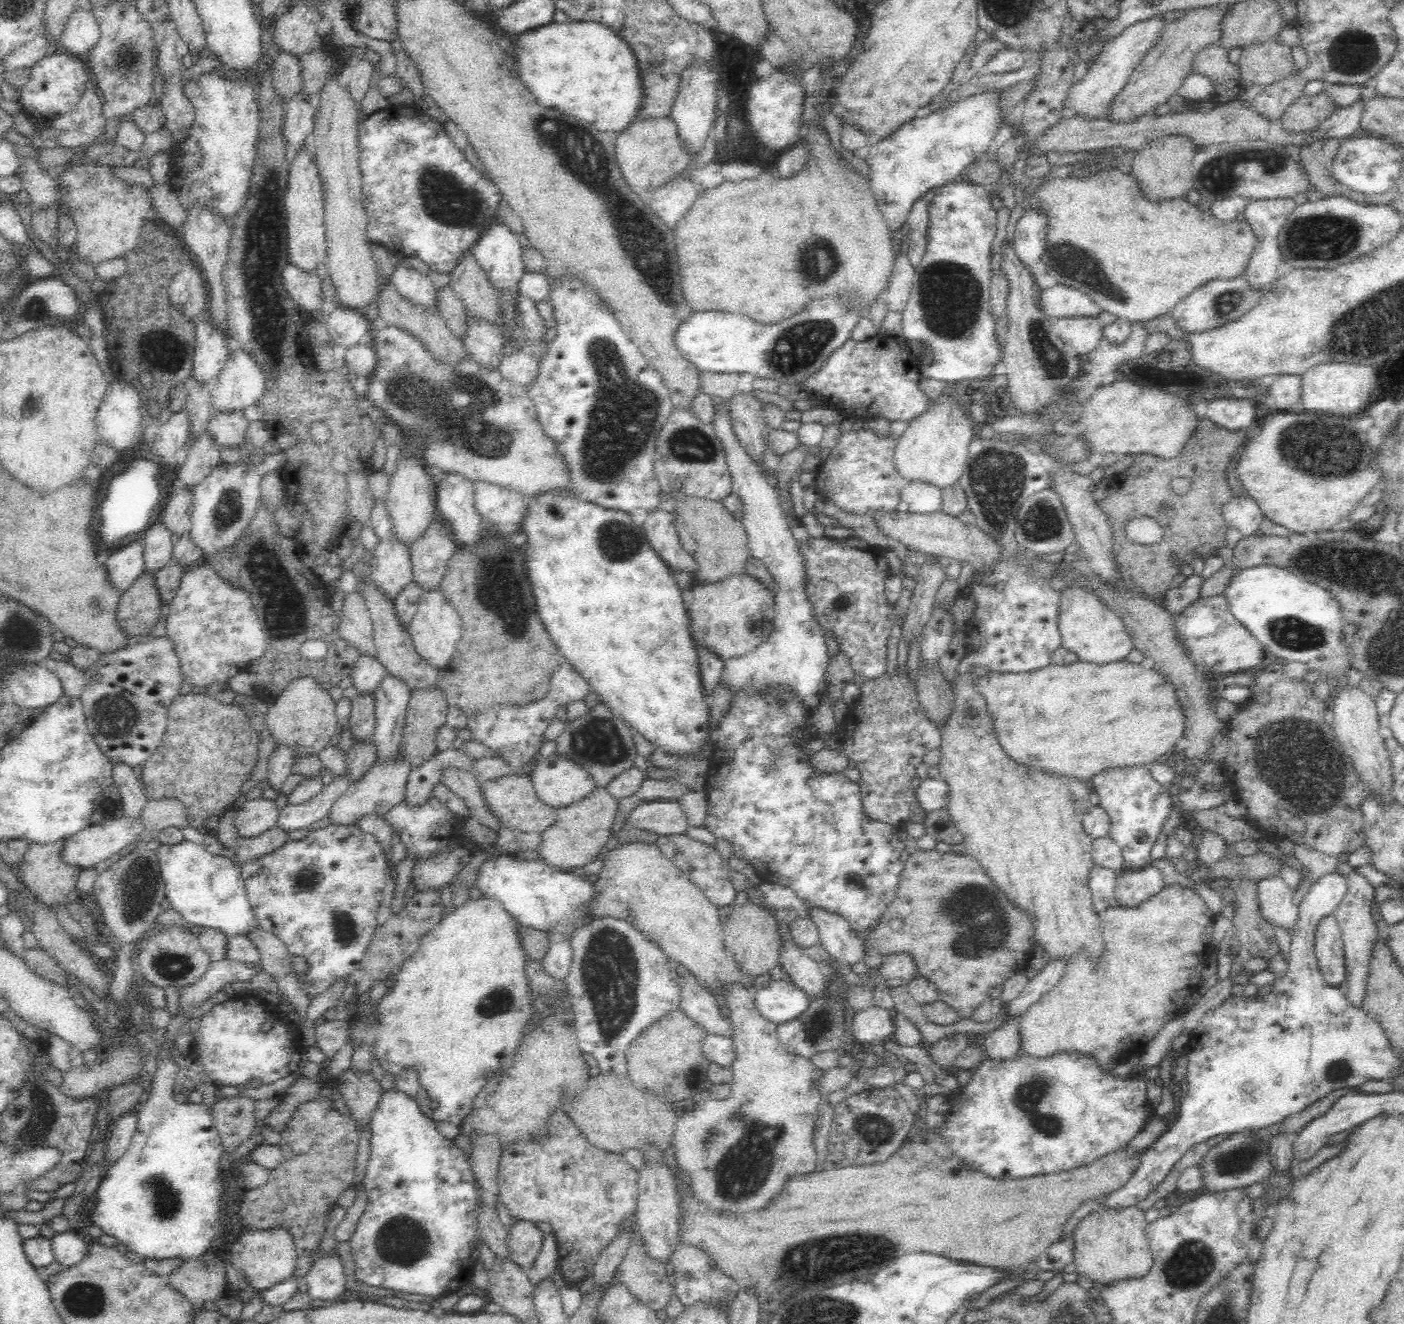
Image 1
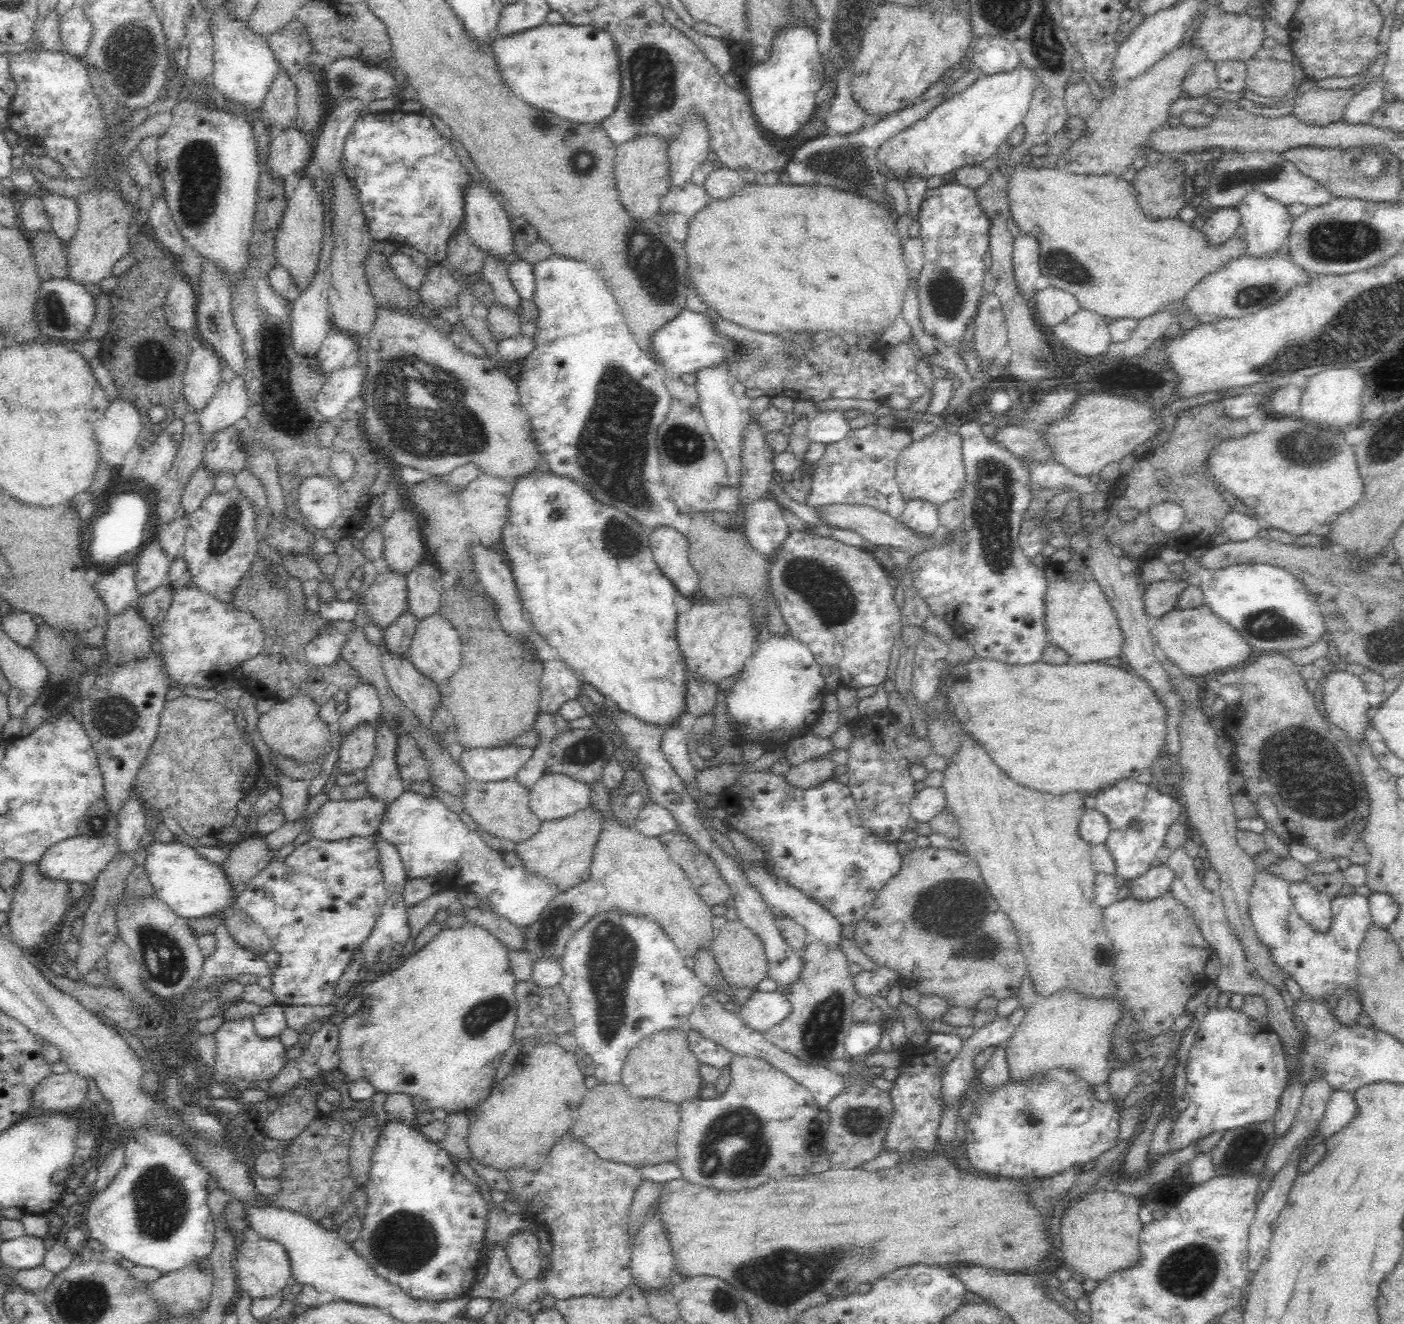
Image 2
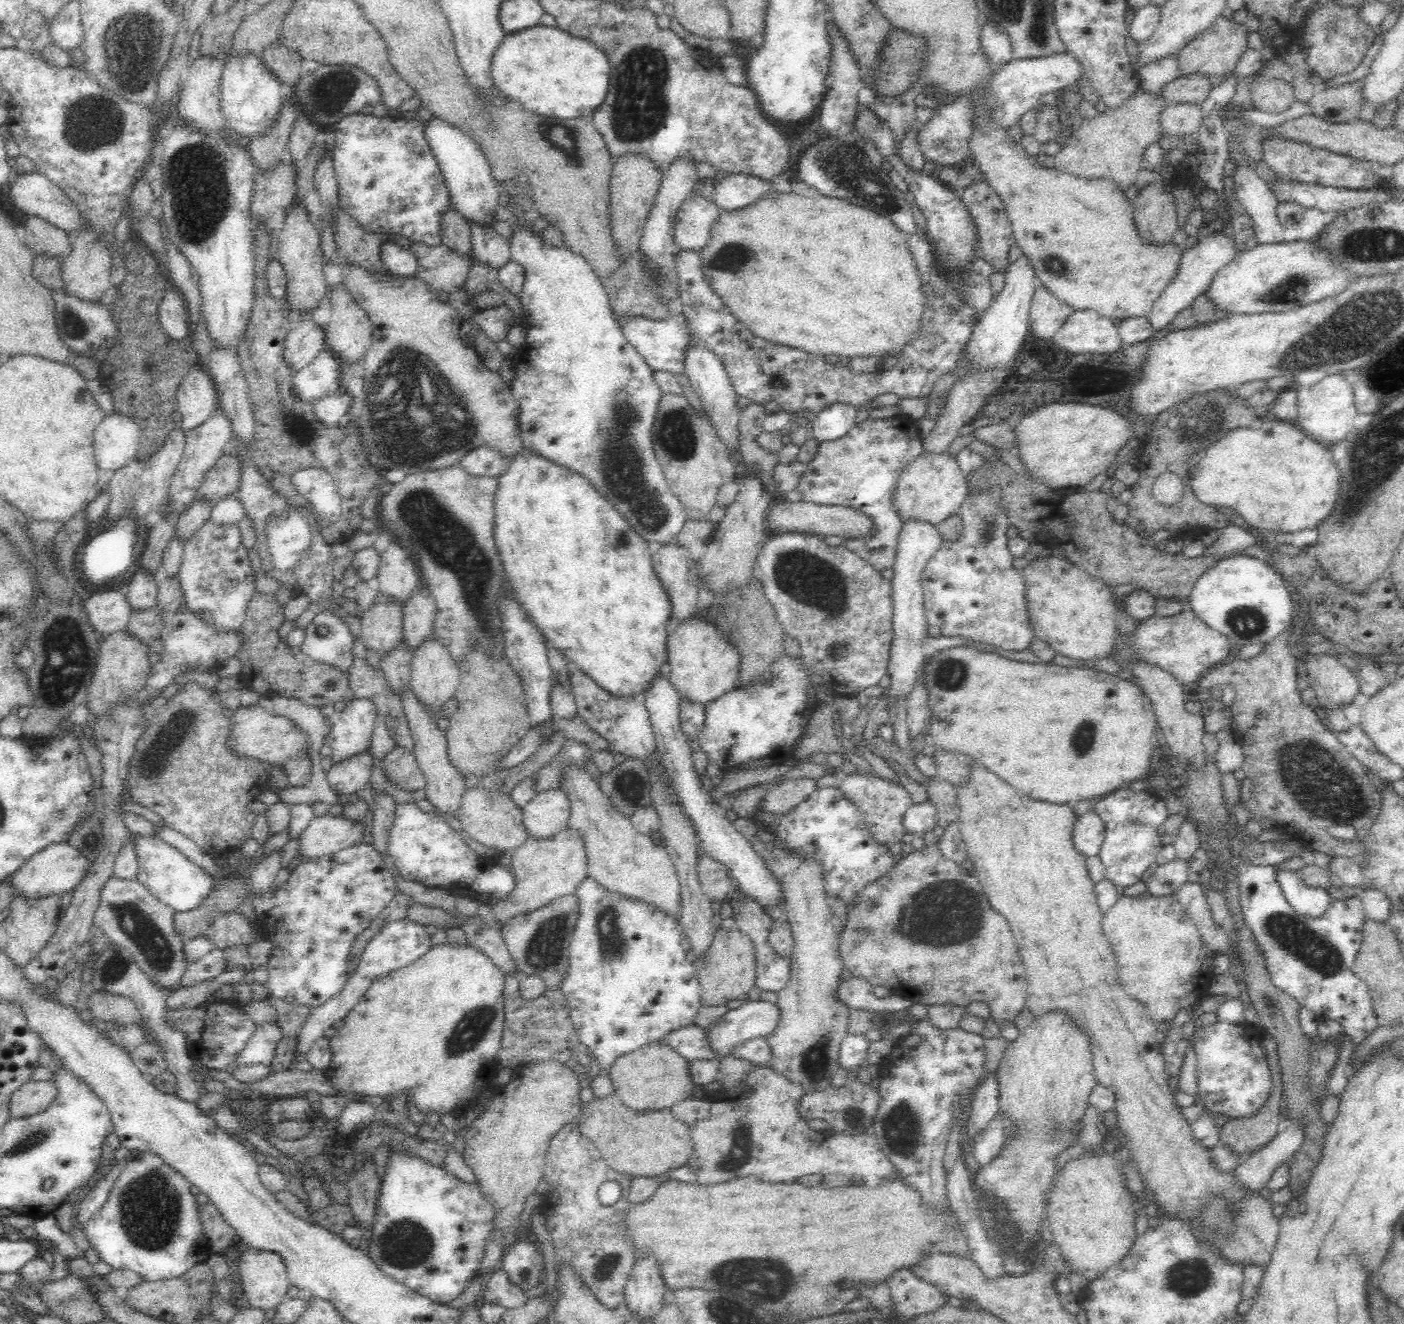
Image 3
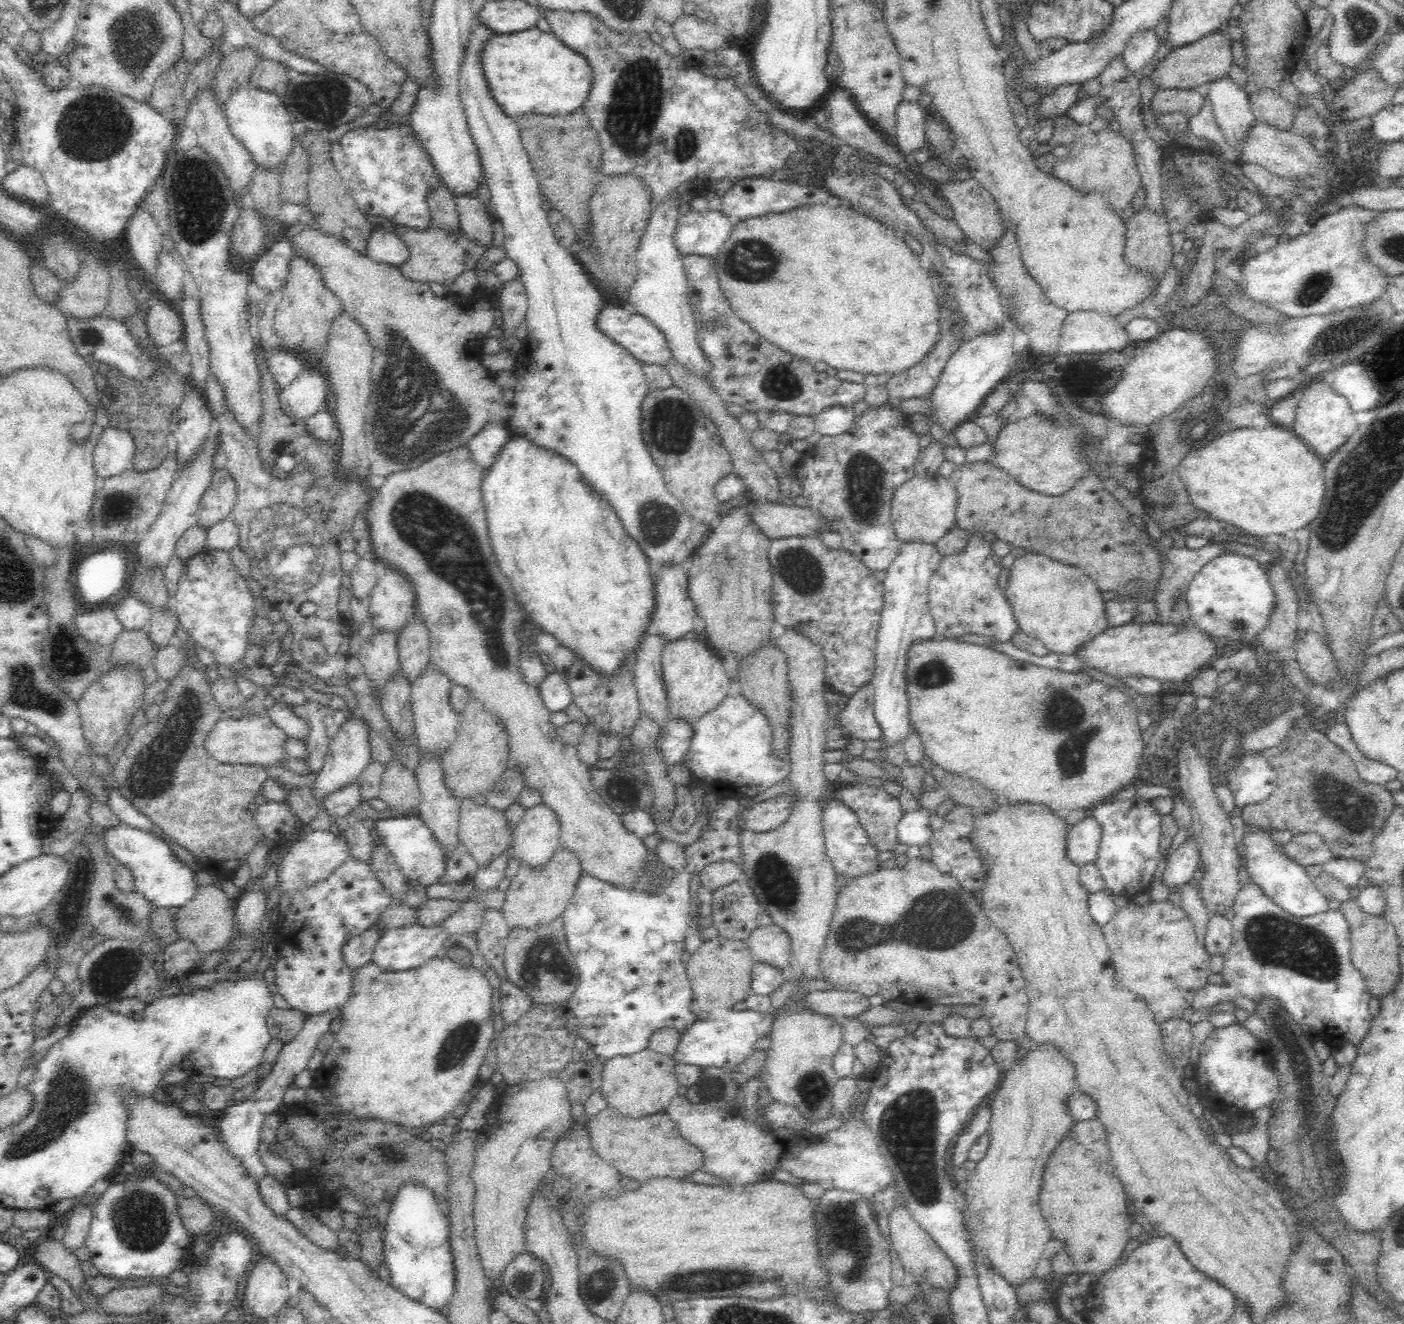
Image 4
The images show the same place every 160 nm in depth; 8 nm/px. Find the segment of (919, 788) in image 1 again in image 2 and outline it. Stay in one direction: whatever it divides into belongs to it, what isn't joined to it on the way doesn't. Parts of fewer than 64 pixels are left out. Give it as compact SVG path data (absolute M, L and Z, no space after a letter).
M925 786L911 800L910 816L917 822L931 822L947 812L946 793L942 787Z

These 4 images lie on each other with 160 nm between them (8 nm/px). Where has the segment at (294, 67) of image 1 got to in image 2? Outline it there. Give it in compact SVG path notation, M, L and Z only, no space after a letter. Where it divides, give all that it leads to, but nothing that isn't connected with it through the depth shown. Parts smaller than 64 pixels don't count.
M279 68L262 102L260 119L270 123L278 132L296 118L297 108L297 88L293 77L286 69Z

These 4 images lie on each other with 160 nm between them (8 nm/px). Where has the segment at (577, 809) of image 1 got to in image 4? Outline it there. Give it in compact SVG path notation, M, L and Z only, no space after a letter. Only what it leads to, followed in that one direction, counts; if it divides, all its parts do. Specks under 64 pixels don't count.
M564 846L556 848L554 856L542 866L521 862L518 873L511 880L509 890L505 892L505 900L501 908L506 923L509 927L531 927L552 922L554 918L563 916L566 908L571 904L576 886L583 874L579 855Z

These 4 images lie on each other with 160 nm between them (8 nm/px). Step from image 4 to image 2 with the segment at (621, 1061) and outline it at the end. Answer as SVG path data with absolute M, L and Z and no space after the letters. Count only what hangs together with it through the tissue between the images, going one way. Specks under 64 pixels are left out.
M668 1027L643 1038L624 1059L621 1081L628 1087L628 1093L634 1097L652 1097L670 1101L679 1105L684 1101L698 1097L702 1084L700 1065L690 1049L686 1035L687 1027Z

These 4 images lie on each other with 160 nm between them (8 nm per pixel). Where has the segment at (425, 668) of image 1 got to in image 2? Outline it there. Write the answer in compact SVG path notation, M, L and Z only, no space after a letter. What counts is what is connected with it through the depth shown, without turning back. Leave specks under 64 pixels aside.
M380 640L381 665L390 687L416 715L421 728L429 730L432 713L440 705L439 684L416 669L409 654L394 653Z

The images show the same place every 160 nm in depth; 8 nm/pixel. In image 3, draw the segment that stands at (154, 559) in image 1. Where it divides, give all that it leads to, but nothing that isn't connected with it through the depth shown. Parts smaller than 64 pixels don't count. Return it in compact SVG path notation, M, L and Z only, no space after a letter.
M142 567L130 580L130 592L128 601L132 605L132 610L143 609L157 604L159 586L158 578L152 569Z

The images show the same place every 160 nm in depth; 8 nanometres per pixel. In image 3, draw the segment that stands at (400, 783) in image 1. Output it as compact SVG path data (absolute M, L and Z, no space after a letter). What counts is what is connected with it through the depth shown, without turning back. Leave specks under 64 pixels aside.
M322 814L312 818L302 832L299 844L300 856L322 856L344 850L369 840L372 829L372 817L368 819L350 819L346 815Z

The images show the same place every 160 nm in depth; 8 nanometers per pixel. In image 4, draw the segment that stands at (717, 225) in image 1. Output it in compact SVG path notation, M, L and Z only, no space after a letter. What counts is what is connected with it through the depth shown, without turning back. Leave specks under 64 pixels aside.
M808 203L792 207L790 210L768 211L763 215L752 215L750 218L736 220L732 222L728 238L725 238L718 252L711 257L714 259L720 290L731 304L736 316L747 322L762 339L770 341L801 360L825 362L836 370L854 370L865 375L898 374L920 362L936 340L938 311L937 295L931 286L933 275L921 267L920 256L907 245L899 232L869 214L863 216L858 214L850 206L839 204L837 207L830 207L826 203Z

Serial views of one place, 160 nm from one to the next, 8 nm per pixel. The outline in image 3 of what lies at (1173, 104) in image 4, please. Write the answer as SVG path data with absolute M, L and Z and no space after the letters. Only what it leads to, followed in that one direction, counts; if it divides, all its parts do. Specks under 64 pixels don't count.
M1184 73L1166 84L1161 92L1168 102L1202 104L1212 90L1212 76L1204 73Z

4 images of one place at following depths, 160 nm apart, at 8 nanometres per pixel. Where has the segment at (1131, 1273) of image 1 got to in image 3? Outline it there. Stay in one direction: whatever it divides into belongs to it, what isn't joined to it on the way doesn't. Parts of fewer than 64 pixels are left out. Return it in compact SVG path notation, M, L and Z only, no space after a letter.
M1107 1151L1102 1154L1086 1154L1068 1161L1062 1168L1062 1180L1058 1180L1052 1188L1050 1206L1048 1206L1048 1221L1052 1228L1055 1244L1061 1250L1063 1262L1068 1271L1082 1274L1086 1280L1094 1280L1106 1270L1118 1264L1127 1256L1136 1240L1135 1210L1137 1205L1133 1192L1123 1181L1120 1158L1110 1155Z

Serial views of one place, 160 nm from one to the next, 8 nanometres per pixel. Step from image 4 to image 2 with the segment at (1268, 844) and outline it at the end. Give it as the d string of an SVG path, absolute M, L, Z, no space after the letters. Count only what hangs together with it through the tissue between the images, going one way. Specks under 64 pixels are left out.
M1306 881L1289 882L1289 893L1297 914L1320 934L1328 934L1334 915L1333 903Z

